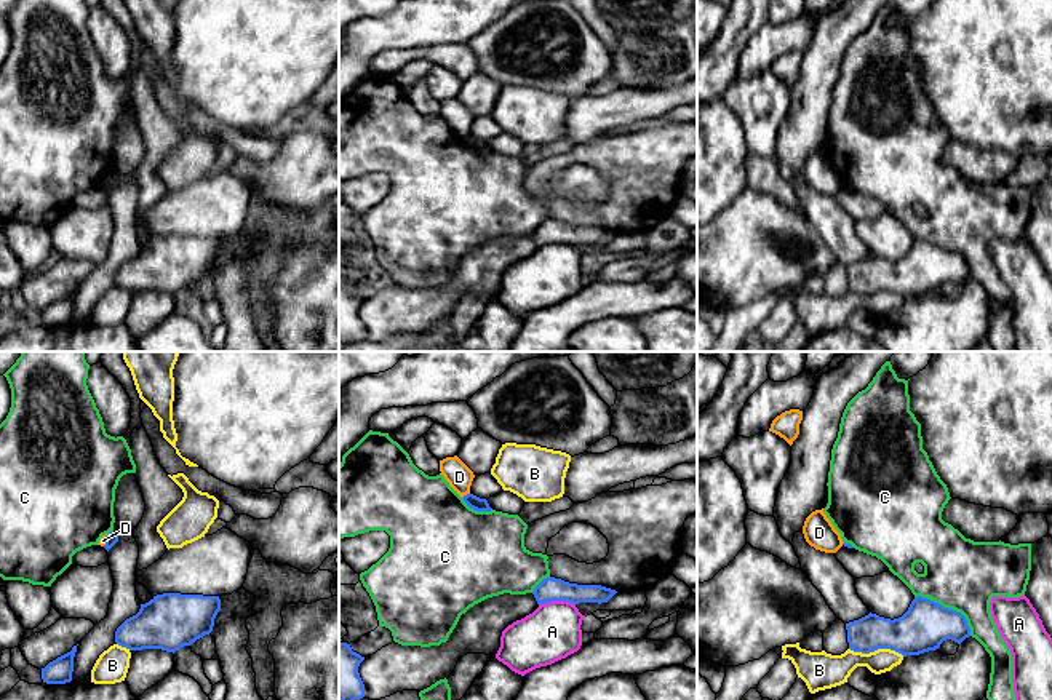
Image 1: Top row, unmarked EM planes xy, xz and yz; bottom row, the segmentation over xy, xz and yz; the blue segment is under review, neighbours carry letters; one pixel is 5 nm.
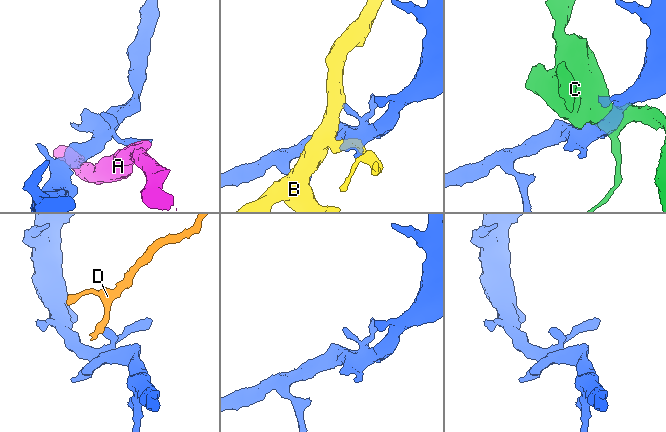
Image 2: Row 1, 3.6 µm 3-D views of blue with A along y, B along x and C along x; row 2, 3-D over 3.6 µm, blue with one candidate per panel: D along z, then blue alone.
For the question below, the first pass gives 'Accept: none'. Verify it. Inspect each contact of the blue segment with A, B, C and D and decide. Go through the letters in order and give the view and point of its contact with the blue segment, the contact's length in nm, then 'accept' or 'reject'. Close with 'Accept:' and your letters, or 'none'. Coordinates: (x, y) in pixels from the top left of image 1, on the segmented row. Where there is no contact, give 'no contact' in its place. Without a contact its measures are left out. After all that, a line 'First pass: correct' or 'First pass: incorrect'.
A: meets blue in xz at (557, 600); contact 180 nm long; reject
B: meets blue in yz at (876, 649); contact 280 nm long; reject
C: meets blue in yz at (947, 608); contact 360 nm long; reject
D: meets blue in xz at (467, 494); contact 40 nm long; reject
Accept: none
First pass: correct

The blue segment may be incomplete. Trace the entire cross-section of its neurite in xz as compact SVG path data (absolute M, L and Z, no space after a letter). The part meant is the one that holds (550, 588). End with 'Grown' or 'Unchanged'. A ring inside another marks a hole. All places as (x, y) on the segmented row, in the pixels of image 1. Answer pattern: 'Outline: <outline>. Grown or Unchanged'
Outline: M547 577L532 591L537 604L552 601L608 603L617 591L601 585L577 585L561 579Z. Unchanged

